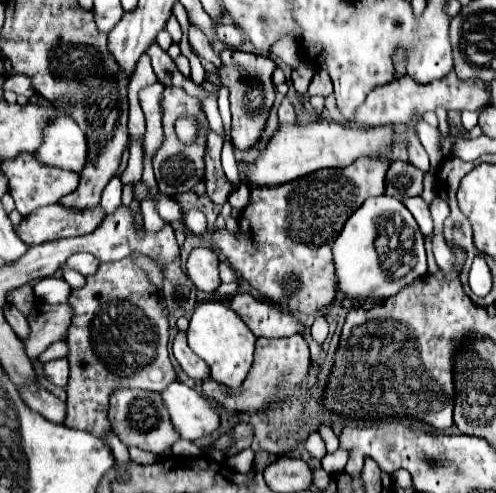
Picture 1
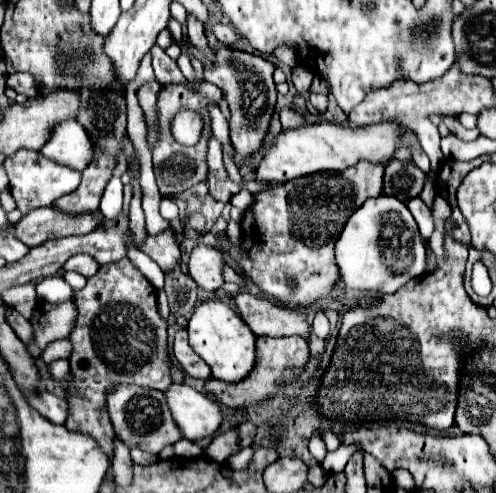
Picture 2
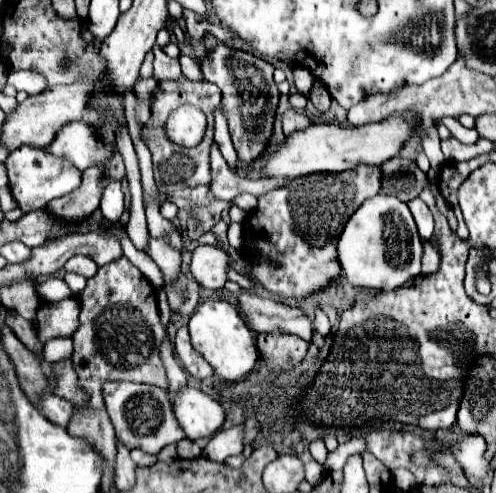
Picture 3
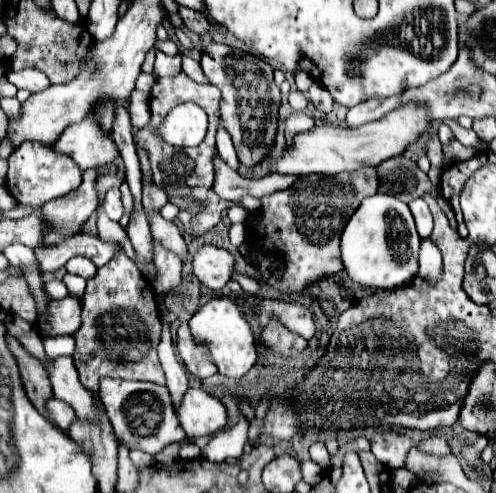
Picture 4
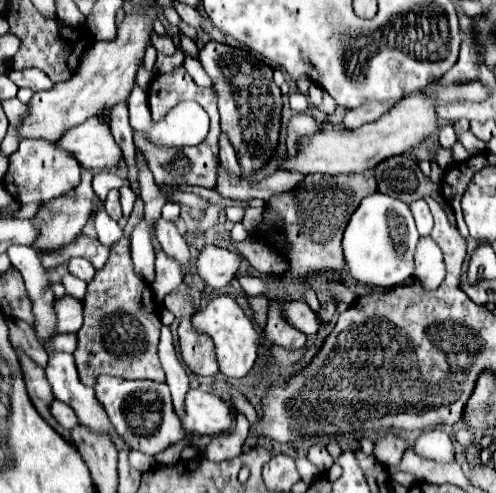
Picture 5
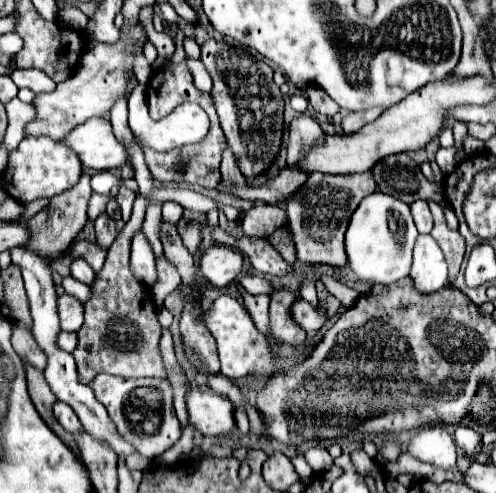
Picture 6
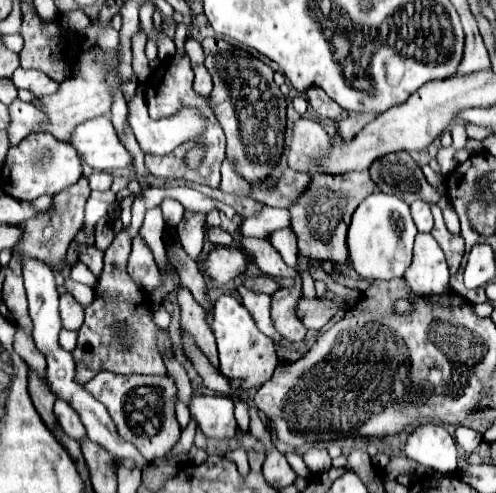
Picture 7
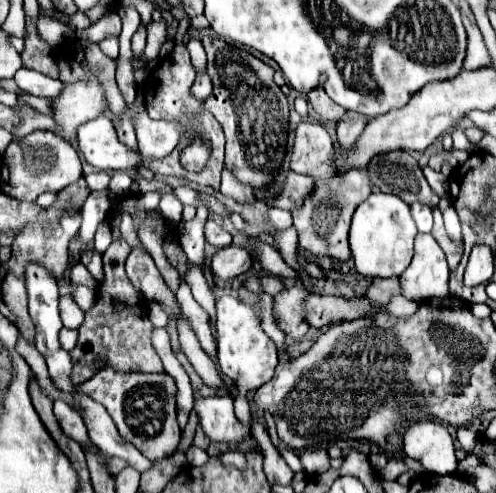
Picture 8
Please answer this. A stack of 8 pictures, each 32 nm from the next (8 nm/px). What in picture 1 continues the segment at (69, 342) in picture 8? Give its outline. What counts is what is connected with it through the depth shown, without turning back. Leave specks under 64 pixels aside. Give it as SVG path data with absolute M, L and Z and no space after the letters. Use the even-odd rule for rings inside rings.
M54 342L52 346L48 346L38 356L38 362L48 362L48 360L54 360L54 358L62 358L62 356L66 356L66 342Z

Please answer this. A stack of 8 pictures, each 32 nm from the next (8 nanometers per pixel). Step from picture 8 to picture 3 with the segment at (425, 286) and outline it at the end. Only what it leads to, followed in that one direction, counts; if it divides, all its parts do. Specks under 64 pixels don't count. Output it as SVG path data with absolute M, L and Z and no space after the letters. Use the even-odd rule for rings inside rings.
M424 242L424 256L422 256L421 276L430 276L436 273L440 264L440 254L432 248L430 242Z

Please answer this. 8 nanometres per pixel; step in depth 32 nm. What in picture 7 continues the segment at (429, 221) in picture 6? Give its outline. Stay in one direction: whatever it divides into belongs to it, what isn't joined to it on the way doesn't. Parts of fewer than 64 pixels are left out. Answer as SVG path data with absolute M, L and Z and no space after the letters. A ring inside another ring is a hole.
M416 200L412 206L412 218L416 222L418 232L430 232L434 225L432 214L430 214L430 206L422 200Z

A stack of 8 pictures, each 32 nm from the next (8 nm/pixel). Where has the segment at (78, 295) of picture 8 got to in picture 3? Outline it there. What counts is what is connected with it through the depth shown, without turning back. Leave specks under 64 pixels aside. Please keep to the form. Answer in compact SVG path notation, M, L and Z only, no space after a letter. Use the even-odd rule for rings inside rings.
M66 272L64 280L66 280L66 284L70 286L70 290L72 290L74 294L78 294L78 292L84 290L84 284L86 284L86 278L84 278L84 276L74 274L74 272Z

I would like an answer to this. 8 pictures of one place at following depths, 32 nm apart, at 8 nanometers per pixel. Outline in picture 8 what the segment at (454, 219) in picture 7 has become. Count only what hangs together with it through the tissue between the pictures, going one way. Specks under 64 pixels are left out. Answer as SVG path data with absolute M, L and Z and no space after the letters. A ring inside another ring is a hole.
M444 196L444 198L440 200L438 208L440 208L442 216L444 216L448 236L450 236L450 238L454 238L454 240L462 240L462 234L460 234L460 220L458 220L458 216L456 216L456 210L454 210L454 208L452 208L452 204L450 204L450 198L448 198L448 196Z

